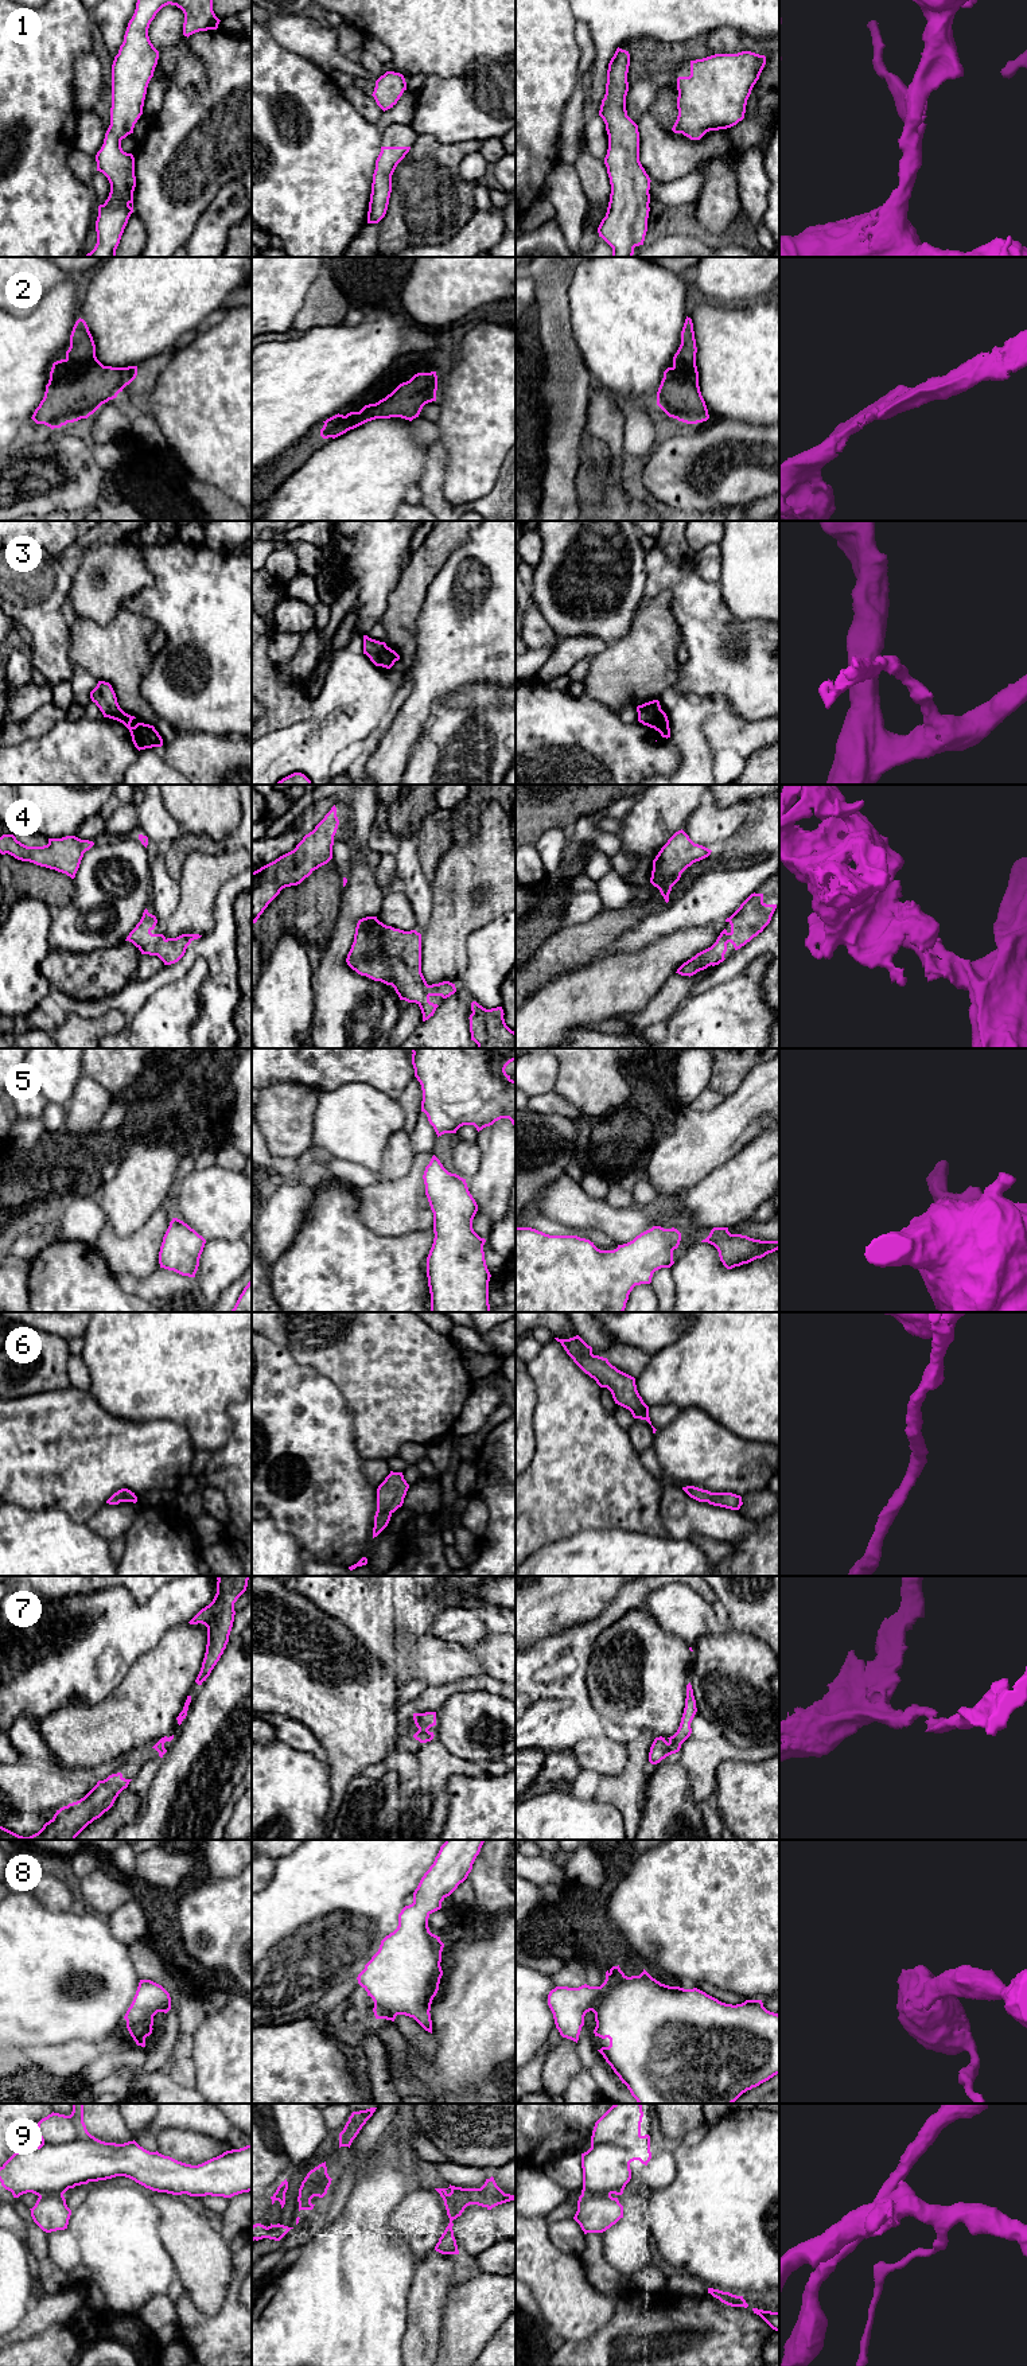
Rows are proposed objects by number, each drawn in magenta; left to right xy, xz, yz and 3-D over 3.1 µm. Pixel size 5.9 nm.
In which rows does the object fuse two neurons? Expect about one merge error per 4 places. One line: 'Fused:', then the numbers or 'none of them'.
Fused: 9

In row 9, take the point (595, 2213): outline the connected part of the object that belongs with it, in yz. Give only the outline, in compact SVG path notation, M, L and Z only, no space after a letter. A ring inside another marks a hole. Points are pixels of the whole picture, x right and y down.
M580 2195L573 2219L584 2234L603 2233L623 2218L623 2206L611 2195Z

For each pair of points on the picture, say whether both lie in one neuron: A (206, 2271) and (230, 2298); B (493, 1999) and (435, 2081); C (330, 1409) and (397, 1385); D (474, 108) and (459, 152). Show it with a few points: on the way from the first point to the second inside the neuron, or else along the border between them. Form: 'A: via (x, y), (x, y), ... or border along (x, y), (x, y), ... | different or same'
A: border along (234, 2263), (221, 2307), (211, 2315), (202, 2312) | different
B: via (481, 2019), (473, 2043), (455, 2061) | same
C: border along (327, 1378), (338, 1388), (351, 1411), (354, 1435) | different
D: border along (432, 135), (443, 143), (473, 139), (481, 141) | different

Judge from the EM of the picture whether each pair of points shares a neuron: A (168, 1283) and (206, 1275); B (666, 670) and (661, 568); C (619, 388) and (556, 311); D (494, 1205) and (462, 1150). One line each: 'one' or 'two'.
A: two
B: two
C: two
D: two

